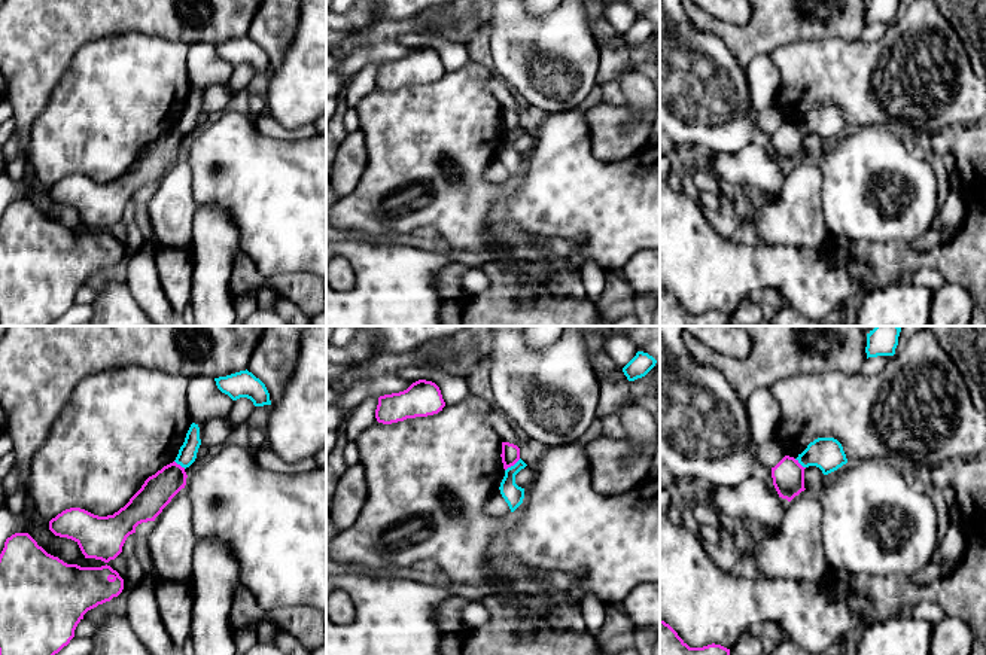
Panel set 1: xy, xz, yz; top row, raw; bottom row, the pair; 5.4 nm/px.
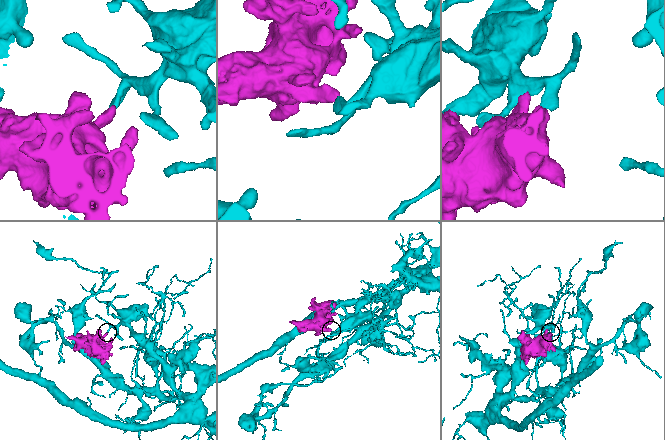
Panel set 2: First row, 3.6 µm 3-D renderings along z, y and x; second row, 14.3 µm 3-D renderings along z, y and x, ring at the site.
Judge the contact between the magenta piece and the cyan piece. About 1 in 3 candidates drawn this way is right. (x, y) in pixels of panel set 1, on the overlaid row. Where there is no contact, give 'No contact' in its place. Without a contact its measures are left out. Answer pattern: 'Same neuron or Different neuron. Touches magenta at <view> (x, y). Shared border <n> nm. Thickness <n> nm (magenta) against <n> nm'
Different neuron. Touches magenta at xz (513, 465). Shared border 110 nm. Thickness 100 nm (magenta) against 110 nm

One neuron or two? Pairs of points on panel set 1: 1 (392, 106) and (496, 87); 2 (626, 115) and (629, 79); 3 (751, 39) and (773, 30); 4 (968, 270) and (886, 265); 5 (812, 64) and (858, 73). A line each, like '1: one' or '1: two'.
1: two
2: one
3: one
4: one
5: one

